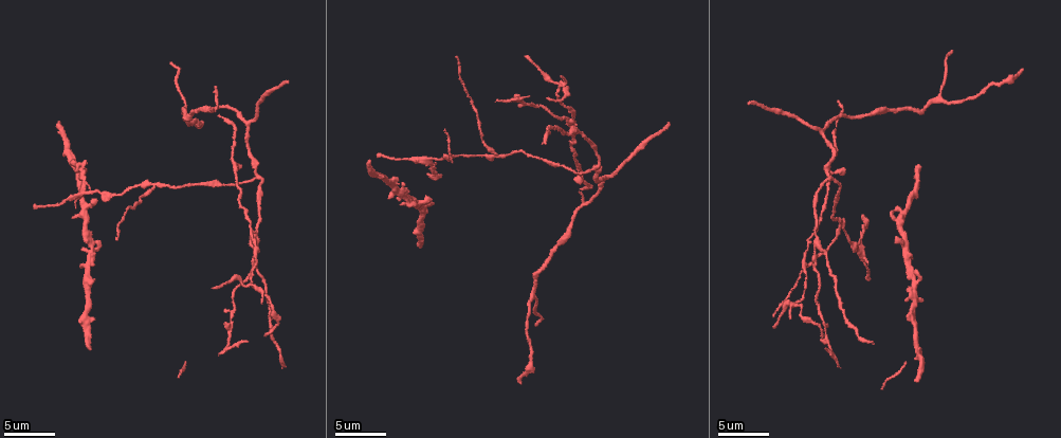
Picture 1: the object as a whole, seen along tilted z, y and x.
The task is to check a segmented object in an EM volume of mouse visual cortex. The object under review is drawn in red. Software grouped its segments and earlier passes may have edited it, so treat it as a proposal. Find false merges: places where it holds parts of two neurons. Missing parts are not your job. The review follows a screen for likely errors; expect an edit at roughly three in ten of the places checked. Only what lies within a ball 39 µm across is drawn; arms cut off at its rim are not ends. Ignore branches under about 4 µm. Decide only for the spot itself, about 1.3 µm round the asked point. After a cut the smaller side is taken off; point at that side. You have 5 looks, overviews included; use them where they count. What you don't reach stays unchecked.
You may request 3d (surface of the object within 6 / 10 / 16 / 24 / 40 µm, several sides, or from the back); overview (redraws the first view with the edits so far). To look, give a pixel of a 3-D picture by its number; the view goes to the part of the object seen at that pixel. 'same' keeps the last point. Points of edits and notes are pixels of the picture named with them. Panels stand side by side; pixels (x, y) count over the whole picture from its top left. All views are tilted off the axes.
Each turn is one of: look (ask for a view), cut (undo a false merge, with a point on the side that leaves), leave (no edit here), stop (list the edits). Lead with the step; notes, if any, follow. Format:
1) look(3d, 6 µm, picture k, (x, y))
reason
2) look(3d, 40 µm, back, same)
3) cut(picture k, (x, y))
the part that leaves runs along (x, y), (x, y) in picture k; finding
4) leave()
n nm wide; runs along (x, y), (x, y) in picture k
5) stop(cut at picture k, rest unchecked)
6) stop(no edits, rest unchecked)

look(3d, 6 µm, picture 1, (940, 98))

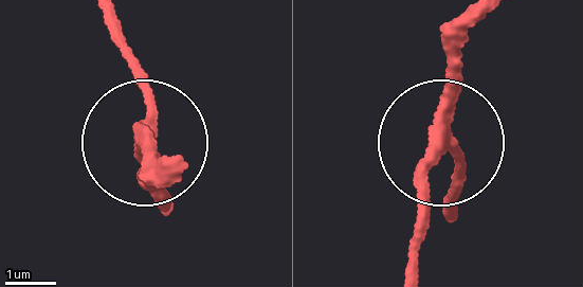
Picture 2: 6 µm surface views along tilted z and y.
leave()
3 arms; one neuron here

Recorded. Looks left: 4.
look(3d, 16 µm, picture 1, (150, 188))
a fork

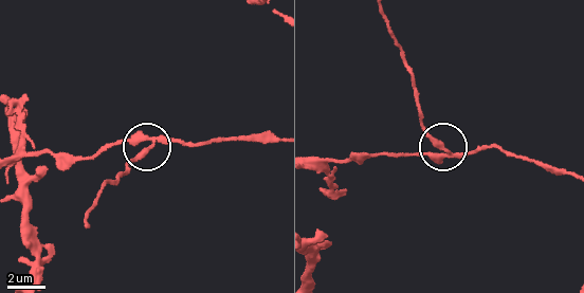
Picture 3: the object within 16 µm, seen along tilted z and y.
look(3d, 16 µm, back, picture 3, (442, 149))

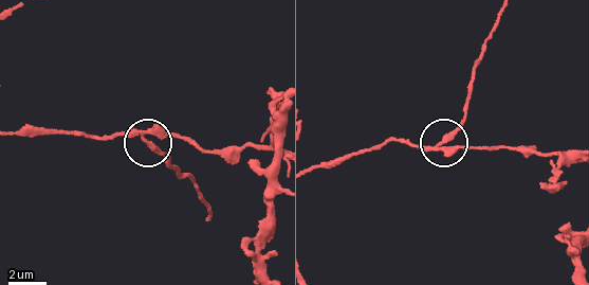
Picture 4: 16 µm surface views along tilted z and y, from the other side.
cut(picture 4, (158, 153))
the part that leaves runs along (142, 135), (144, 142), (192, 182), (208, 218) in picture 4; a second neuron is stuck on

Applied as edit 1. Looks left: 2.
look(overview)

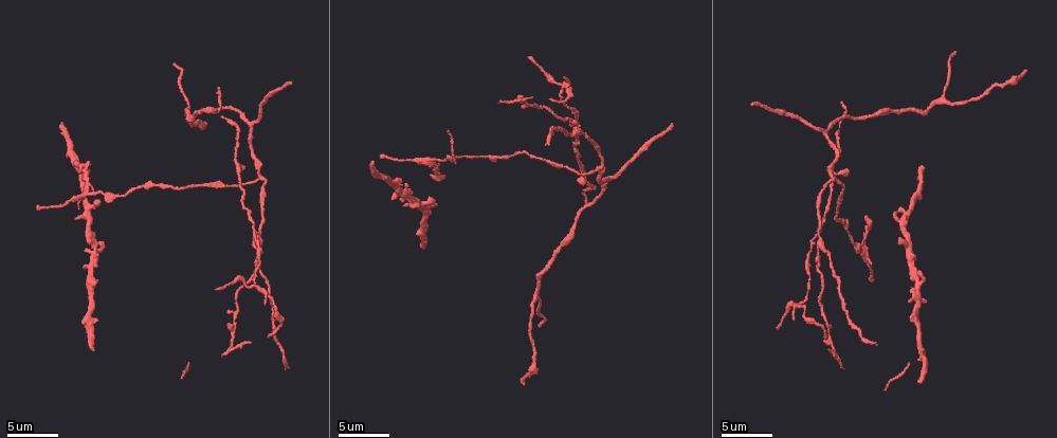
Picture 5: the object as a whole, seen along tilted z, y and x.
look(3d, 10 µm, picture 5, (255, 232))
looks like a crossing

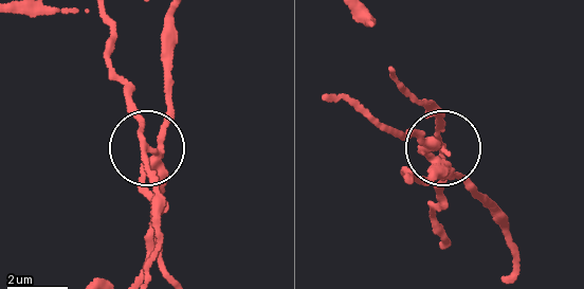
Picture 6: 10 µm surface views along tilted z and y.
cut(picture 6, (140, 126))
270 nm wide; the part that leaves runs along (436, 155), (422, 148), (424, 132), (398, 134), (342, 98) in picture 6; a second neuron is stuck on

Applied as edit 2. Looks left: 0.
stop(cut at picture 4, cut at picture 6, rest unchecked)

